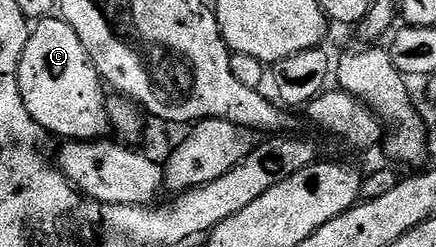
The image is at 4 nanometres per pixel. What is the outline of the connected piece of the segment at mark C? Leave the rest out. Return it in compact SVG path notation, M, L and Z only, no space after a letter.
M45 17L31 28L18 69L18 85L22 89L22 101L26 101L26 109L30 109L30 117L34 117L34 121L38 121L38 125L42 125L49 136L61 135L64 141L83 141L102 139L109 134L105 84L90 61L82 41L78 41L78 33L74 33L74 29L70 29L62 17Z

